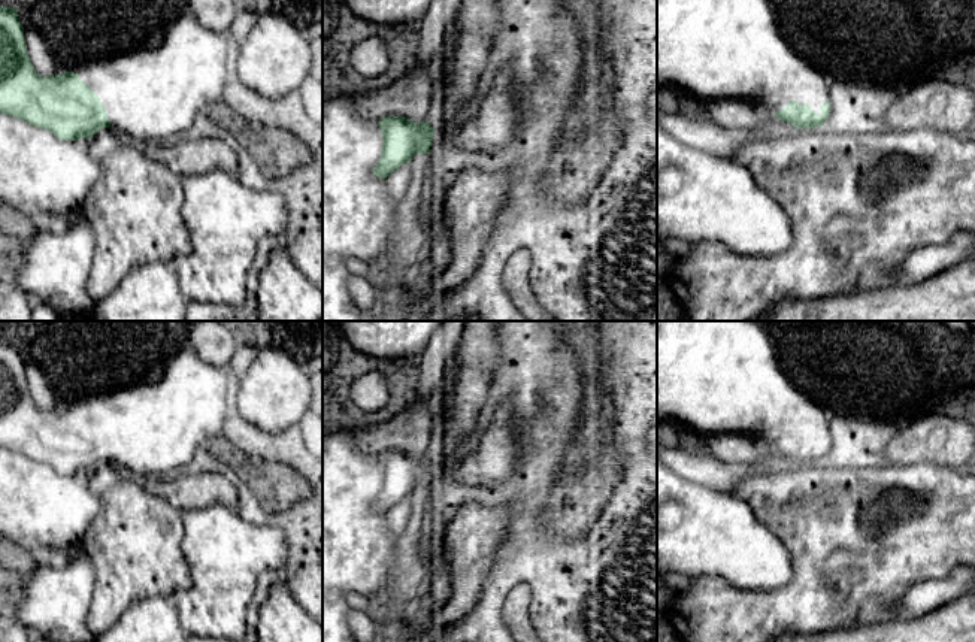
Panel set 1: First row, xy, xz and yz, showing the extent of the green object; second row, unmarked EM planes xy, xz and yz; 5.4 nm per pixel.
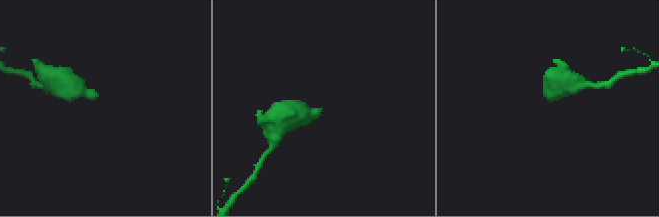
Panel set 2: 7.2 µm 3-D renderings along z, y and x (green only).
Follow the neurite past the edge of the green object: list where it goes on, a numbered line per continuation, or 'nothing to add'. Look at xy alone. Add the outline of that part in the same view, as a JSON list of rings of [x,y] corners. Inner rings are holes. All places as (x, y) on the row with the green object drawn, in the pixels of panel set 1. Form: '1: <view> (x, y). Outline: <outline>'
1: xy (154, 94). Outline: [[[187,10],[157,48],[76,66],[100,99],[110,128],[145,145],[170,142],[196,118],[221,106],[233,70],[233,45],[225,31],[205,28]]]

